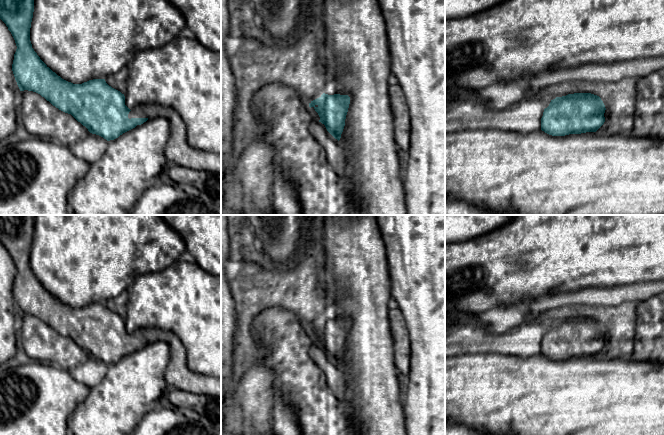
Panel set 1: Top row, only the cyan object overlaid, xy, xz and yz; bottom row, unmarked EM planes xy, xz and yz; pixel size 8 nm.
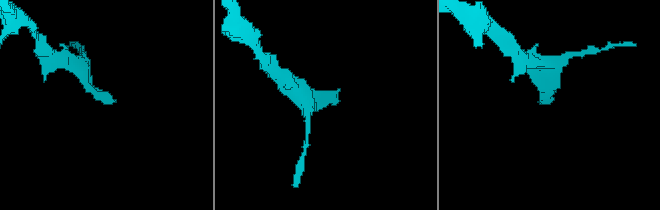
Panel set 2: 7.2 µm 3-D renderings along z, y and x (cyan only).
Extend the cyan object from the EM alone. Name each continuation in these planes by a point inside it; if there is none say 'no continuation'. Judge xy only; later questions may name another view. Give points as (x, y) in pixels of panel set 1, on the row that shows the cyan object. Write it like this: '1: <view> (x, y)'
1: xy (178, 151)

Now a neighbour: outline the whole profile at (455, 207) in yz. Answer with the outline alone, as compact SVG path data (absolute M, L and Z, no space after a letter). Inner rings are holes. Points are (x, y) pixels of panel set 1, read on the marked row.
M445 201L445 215L498 215L490 210L462 201Z

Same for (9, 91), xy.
M0 19L0 143L19 133L19 87L12 71L16 49L11 32Z

